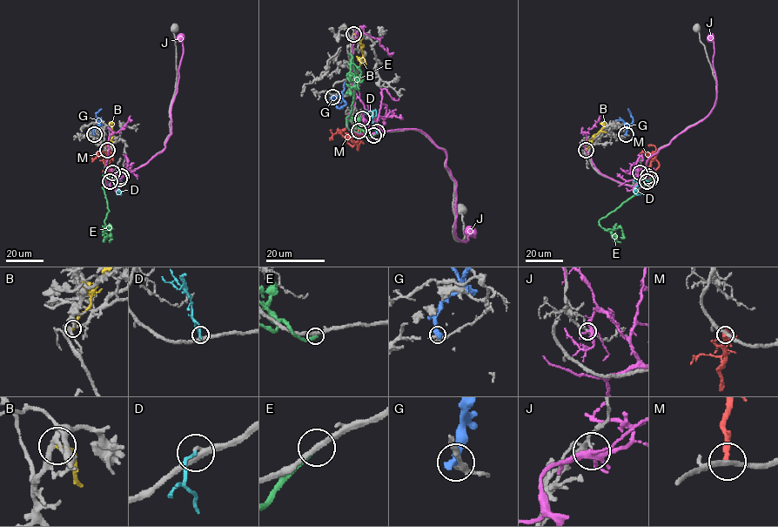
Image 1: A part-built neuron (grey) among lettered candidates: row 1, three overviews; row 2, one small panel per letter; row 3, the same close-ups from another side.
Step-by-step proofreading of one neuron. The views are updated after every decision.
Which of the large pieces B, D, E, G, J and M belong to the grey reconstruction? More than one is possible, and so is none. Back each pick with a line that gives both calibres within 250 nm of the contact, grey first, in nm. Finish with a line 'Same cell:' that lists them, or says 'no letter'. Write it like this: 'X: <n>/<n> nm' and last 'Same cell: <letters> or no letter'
D: 220/140 nm
Same cell: D

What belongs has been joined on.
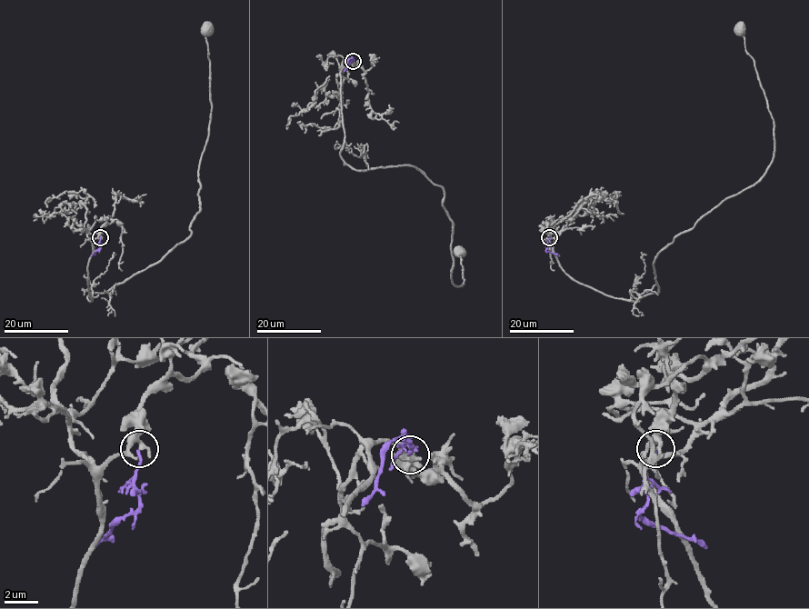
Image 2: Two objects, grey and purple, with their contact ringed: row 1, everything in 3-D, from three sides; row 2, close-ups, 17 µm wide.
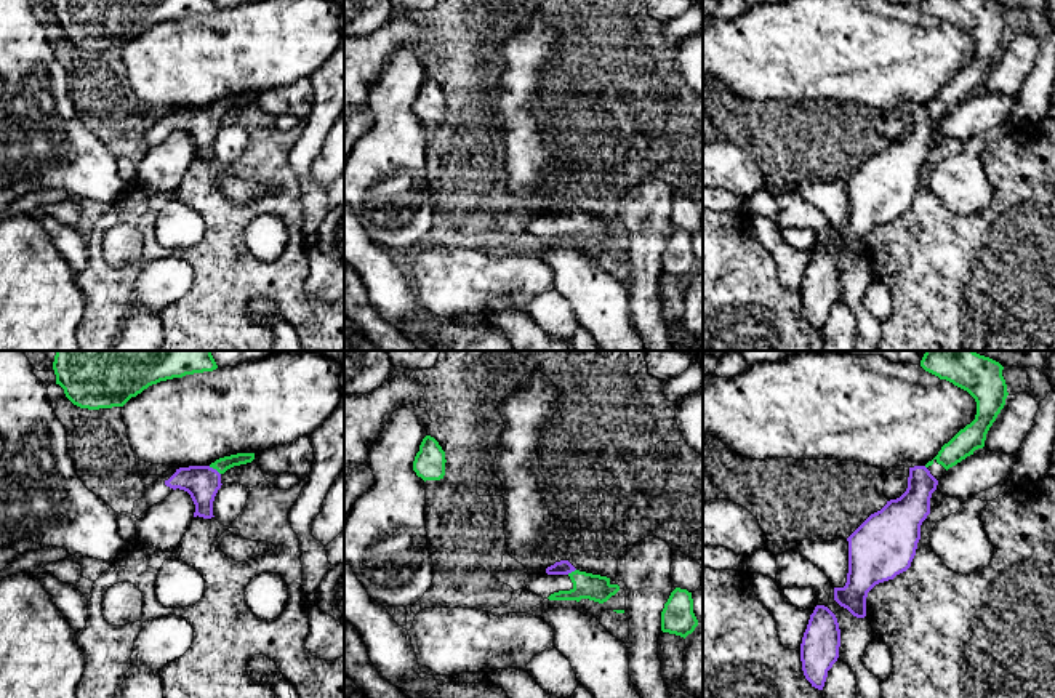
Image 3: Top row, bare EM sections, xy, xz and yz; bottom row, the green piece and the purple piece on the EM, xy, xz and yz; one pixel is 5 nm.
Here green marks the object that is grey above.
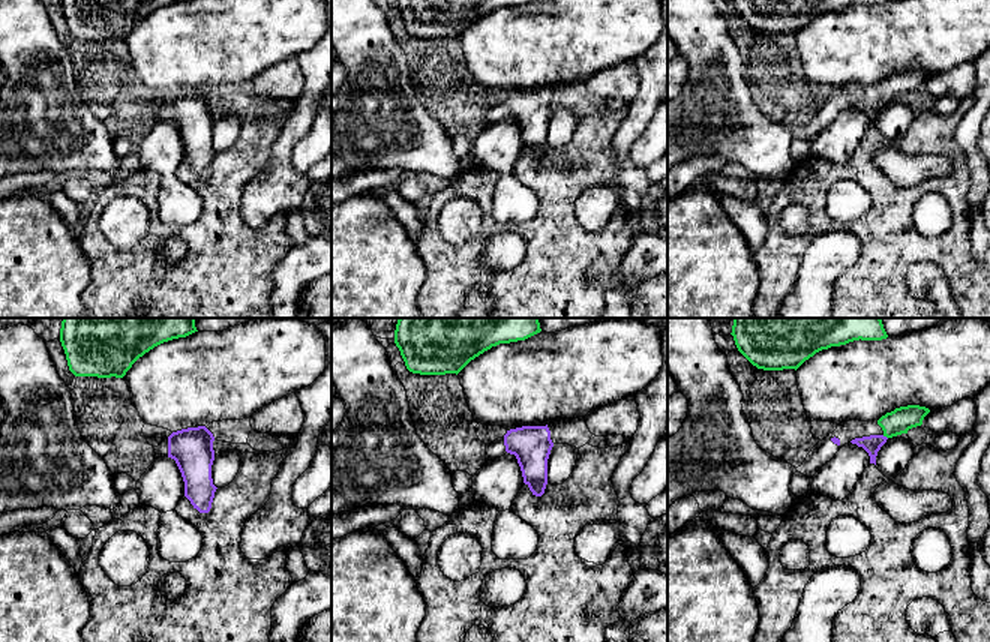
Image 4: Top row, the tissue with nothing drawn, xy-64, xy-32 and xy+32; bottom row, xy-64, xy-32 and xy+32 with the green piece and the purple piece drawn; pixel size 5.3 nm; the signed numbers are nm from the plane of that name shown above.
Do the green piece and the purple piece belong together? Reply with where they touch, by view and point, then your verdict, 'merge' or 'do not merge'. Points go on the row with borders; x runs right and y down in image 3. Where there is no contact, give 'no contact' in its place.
meets green in xy at (215, 468); merge

